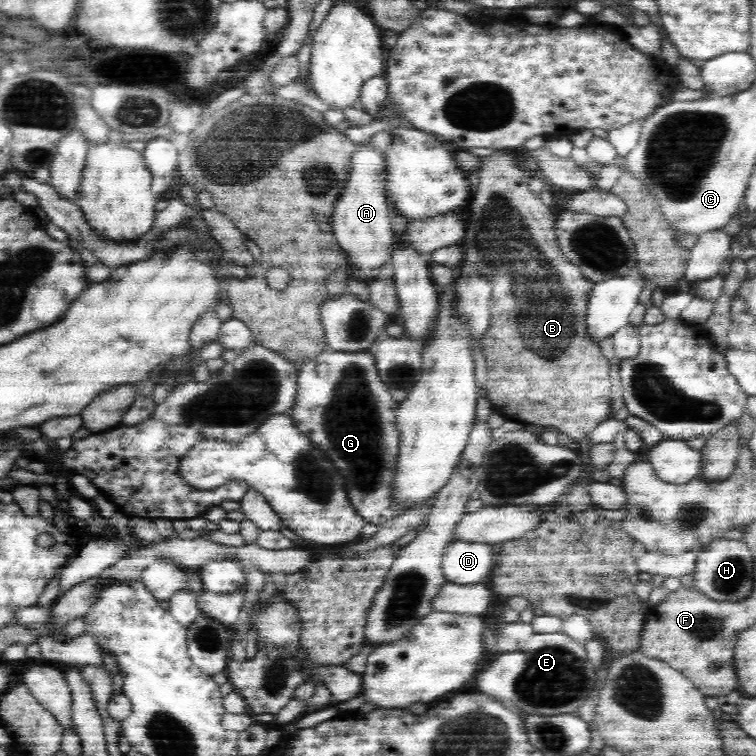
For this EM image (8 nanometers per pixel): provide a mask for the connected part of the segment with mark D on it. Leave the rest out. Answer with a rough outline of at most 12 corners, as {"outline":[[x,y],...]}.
{"outline":[[455,540],[442,558],[446,582],[486,582],[500,544]]}

